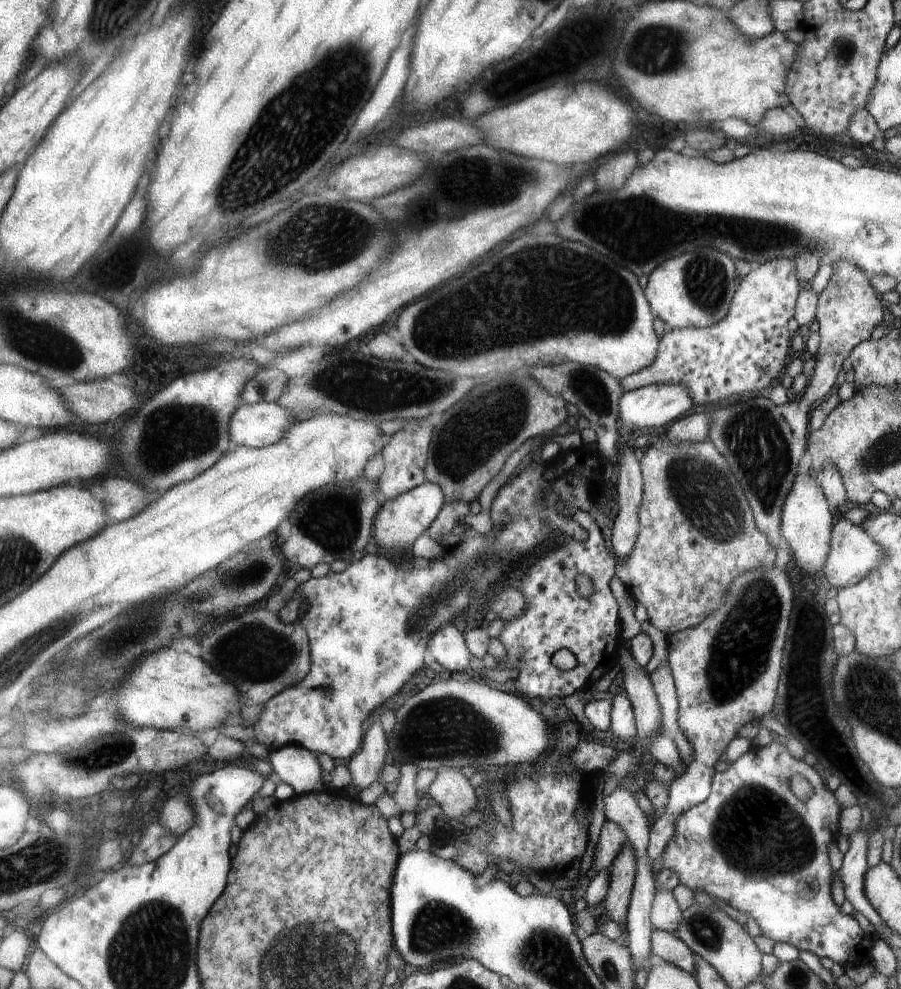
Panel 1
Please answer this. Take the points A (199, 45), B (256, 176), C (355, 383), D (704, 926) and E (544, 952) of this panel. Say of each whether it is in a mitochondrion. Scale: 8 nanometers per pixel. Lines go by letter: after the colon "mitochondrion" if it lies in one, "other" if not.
A: other
B: mitochondrion
C: mitochondrion
D: mitochondrion
E: mitochondrion

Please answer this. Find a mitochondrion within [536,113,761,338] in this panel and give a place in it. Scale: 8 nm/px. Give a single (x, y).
(705, 280)

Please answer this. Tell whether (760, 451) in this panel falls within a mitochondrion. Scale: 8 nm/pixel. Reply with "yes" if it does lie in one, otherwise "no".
yes

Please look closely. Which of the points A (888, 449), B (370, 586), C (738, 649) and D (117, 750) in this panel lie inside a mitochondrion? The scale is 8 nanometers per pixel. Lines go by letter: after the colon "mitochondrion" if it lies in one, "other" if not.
A: mitochondrion
B: other
C: mitochondrion
D: mitochondrion

